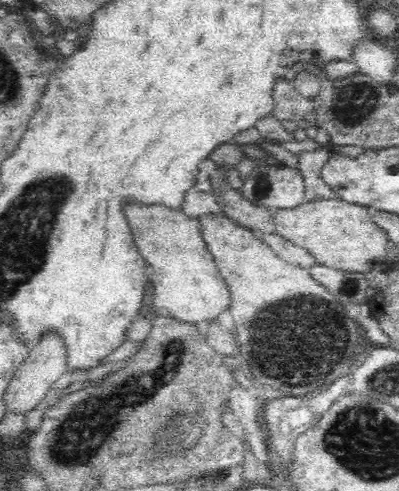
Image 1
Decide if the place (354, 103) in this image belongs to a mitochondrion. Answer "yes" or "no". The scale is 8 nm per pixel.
yes

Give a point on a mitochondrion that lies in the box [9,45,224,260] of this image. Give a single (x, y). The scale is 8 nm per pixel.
(60, 96)

